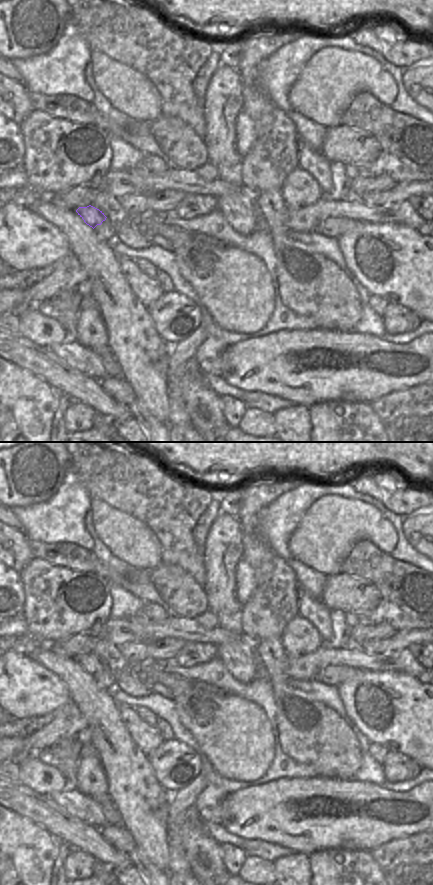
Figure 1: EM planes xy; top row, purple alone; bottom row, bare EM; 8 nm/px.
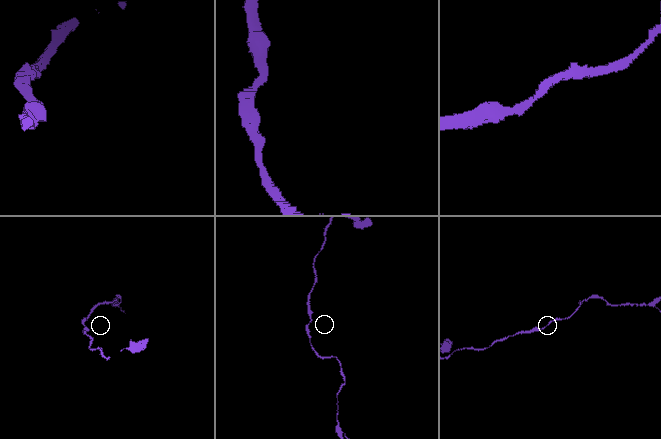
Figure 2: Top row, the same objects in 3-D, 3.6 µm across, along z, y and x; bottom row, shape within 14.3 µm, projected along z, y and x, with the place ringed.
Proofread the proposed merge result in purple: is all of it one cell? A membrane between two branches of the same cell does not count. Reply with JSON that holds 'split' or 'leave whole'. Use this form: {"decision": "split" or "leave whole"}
{"decision": "leave whole"}

